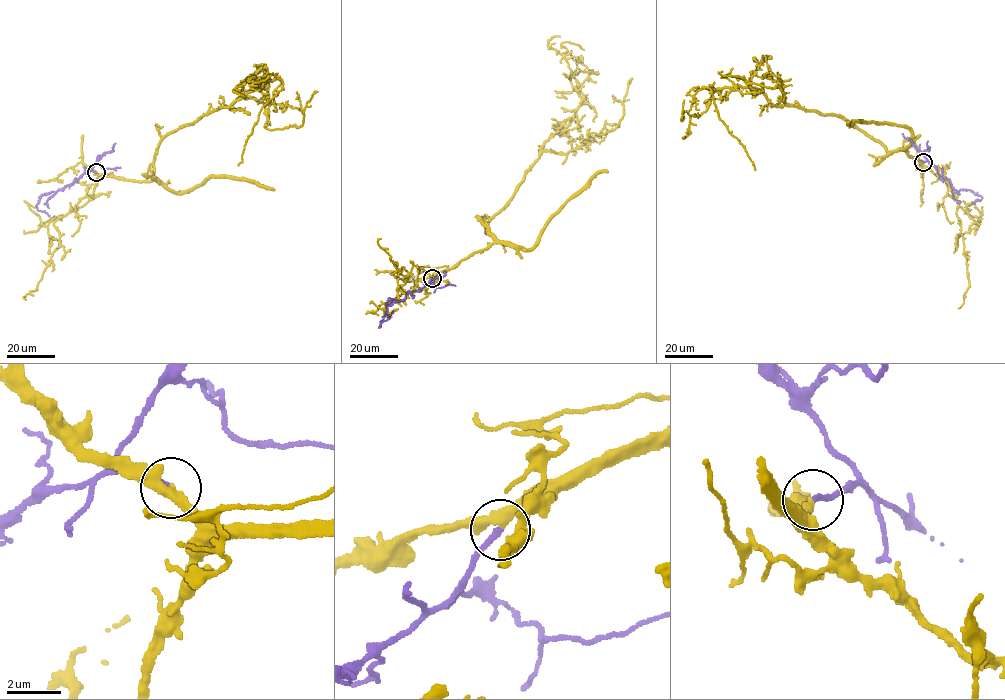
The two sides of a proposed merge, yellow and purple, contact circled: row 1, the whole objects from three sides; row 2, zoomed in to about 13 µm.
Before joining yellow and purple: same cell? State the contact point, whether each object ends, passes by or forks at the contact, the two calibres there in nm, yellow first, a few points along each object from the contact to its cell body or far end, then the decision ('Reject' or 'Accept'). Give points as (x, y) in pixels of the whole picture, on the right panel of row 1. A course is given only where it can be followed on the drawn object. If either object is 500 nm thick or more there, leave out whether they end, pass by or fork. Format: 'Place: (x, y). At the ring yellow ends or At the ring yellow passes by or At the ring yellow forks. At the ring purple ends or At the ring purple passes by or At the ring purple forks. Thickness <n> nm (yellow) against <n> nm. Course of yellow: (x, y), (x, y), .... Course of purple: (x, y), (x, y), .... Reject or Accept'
Place: (923, 162). At the ring yellow passes by. At the ring purple ends. Thickness 340 nm (yellow) against 220 nm. Course of yellow: (923, 162), (904, 149), (887, 151), (835, 115), (773, 105), (757, 89), (705, 87), (755, 170). Course of purple: (923, 162), (934, 165), (942, 179), (949, 180), (957, 191), (968, 189), (981, 196), (974, 204). Accept

